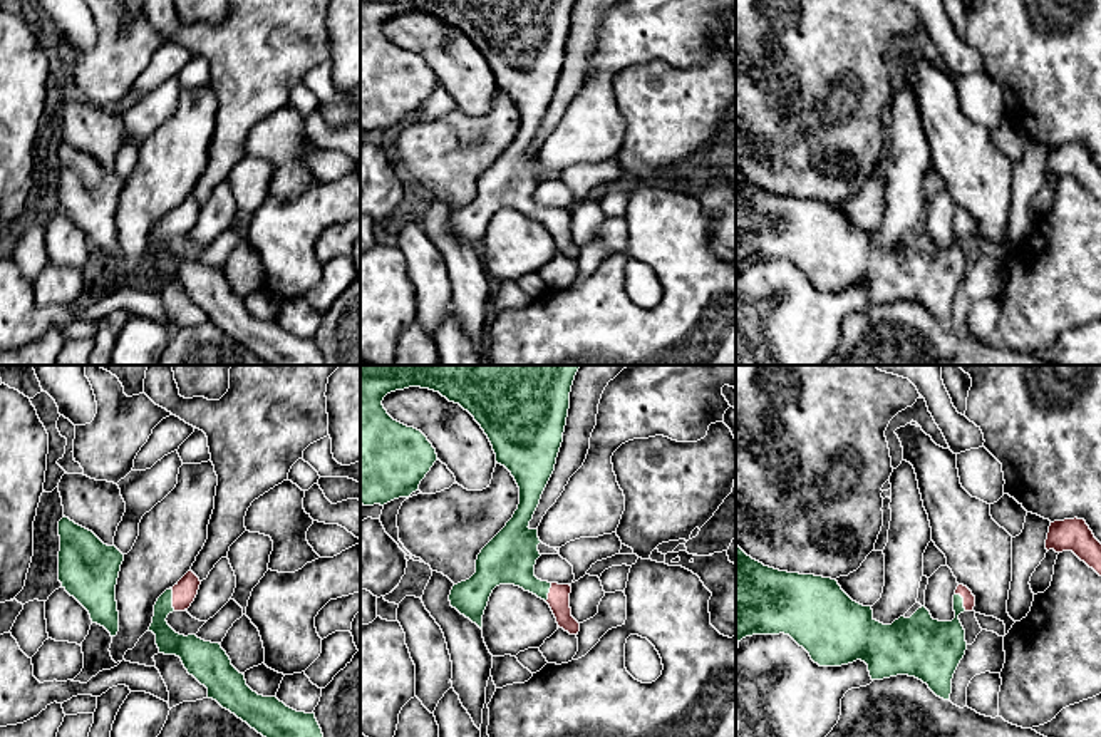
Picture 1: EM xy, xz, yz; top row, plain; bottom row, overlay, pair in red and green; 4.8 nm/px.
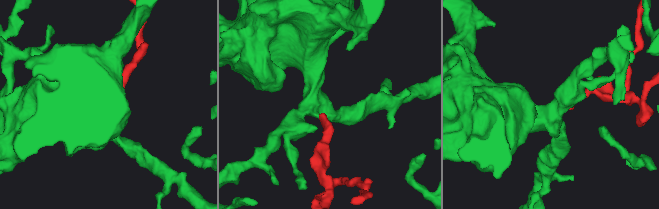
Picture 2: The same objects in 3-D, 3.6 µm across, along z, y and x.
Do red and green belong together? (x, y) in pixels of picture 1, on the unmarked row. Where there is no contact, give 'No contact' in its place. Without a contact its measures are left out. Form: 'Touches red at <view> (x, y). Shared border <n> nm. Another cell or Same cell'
Touches red at xy (173, 225). Shared border 110 nm. Same cell

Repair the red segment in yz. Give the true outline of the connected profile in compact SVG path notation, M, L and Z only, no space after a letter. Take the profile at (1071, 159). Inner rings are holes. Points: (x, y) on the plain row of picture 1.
M1074 142L1051 147L1046 174L1056 178L1073 176L1101 201L1101 168L1084 144Z

